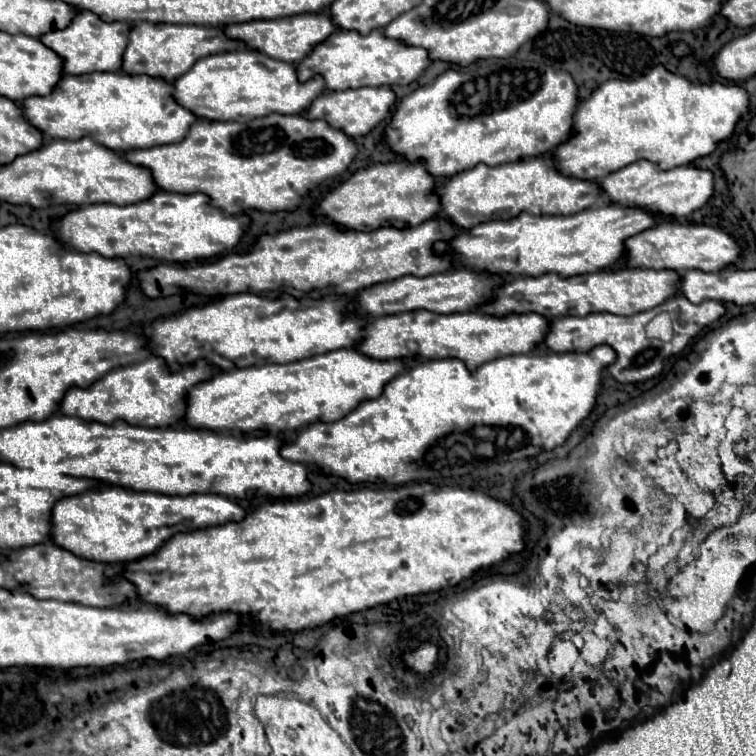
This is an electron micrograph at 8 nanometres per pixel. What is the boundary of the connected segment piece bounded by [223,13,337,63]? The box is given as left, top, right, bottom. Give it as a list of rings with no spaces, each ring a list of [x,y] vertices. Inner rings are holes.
[[[307,13],[307,15],[291,15],[271,21],[249,21],[249,23],[227,25],[223,33],[227,33],[227,37],[231,37],[233,41],[243,41],[247,49],[263,49],[267,57],[279,57],[279,61],[297,63],[305,55],[309,55],[315,45],[325,41],[335,29],[337,27],[329,21],[325,13]]]

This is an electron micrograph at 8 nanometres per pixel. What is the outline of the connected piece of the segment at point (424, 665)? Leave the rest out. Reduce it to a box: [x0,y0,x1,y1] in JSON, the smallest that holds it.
[405,643,437,673]

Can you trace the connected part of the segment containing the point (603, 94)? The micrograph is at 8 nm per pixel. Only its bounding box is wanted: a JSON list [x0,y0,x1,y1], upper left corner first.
[553,65,749,181]

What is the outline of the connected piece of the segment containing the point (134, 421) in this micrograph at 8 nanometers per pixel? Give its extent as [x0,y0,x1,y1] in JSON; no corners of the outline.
[59,357,215,425]

